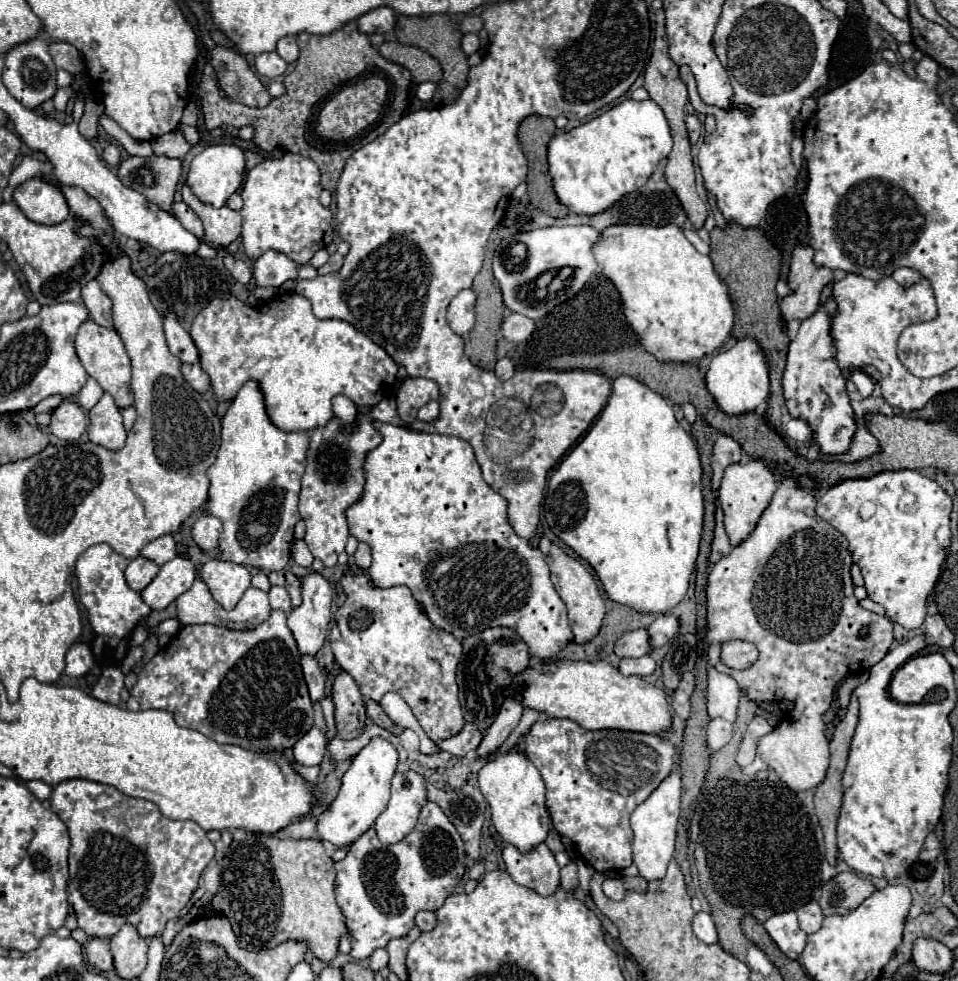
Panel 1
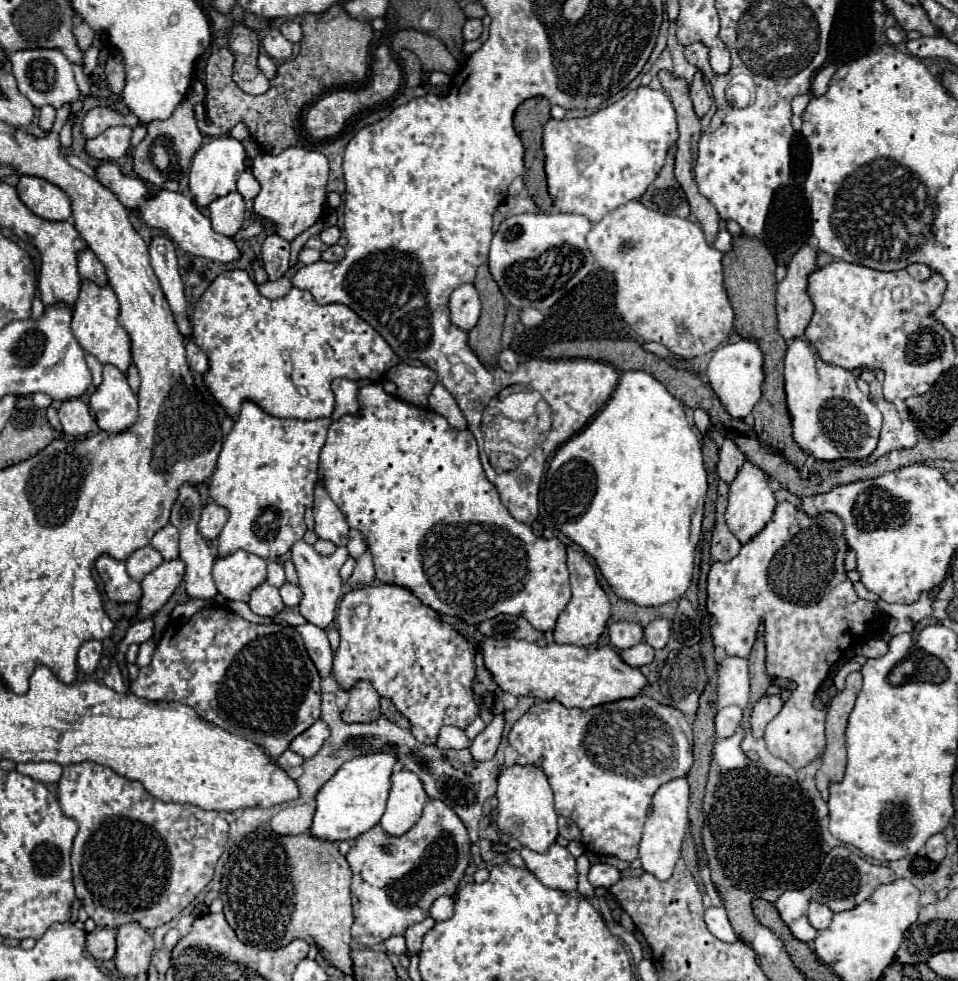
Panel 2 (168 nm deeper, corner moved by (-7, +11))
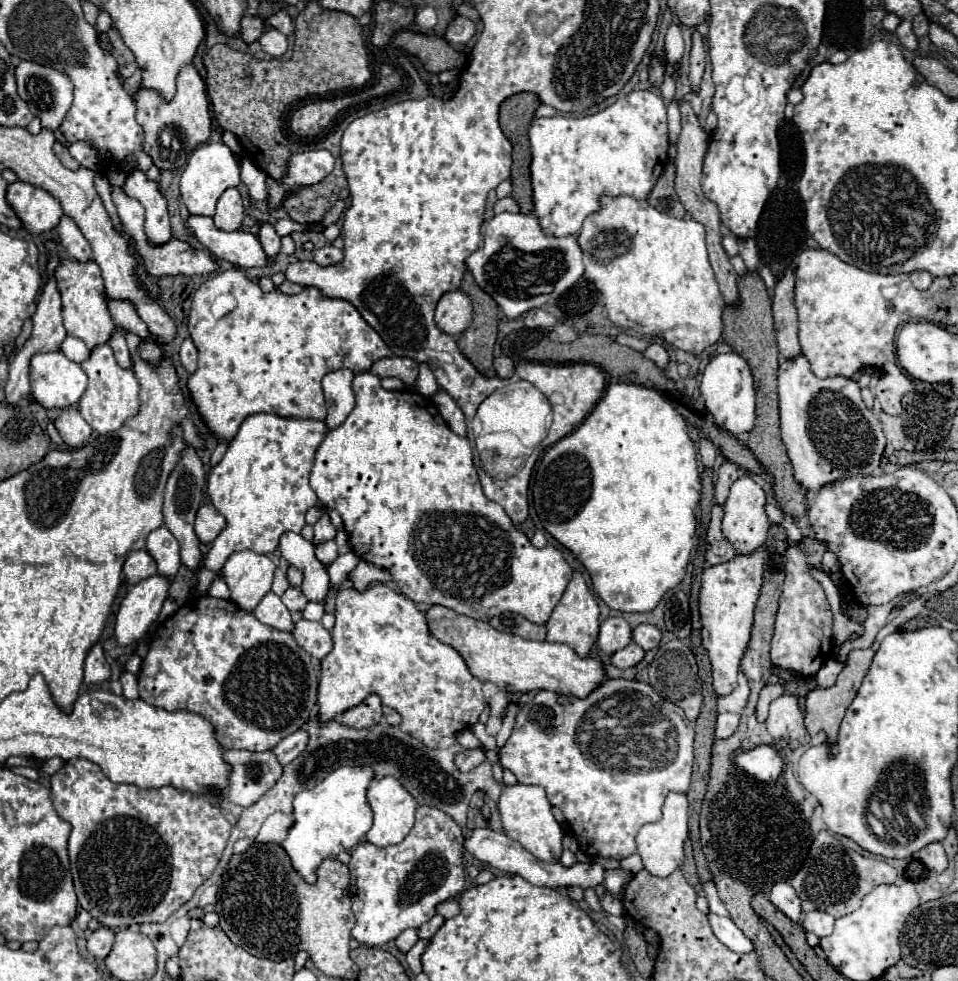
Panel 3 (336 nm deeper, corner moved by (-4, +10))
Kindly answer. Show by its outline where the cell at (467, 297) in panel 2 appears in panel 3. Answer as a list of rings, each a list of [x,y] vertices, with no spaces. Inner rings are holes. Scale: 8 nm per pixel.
[[[461,290],[445,292],[435,308],[437,328],[451,336],[459,336],[463,330],[467,330],[471,326],[471,316],[473,316],[471,300]]]

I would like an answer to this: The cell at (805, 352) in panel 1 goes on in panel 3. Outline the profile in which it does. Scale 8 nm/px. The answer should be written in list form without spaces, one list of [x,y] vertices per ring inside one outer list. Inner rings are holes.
[[[803,354],[785,360],[779,364],[779,412],[783,444],[795,480],[805,492],[819,492],[825,484],[855,474],[869,476],[879,468],[885,450],[885,434],[877,416],[863,404],[861,388],[855,380],[843,376],[821,380],[811,372]]]

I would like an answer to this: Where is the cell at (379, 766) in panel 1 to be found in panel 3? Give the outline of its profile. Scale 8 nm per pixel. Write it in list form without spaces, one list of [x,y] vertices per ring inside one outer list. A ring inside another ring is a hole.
[[[341,766],[315,788],[303,790],[295,796],[293,800],[295,822],[289,828],[287,838],[281,842],[281,848],[289,854],[293,868],[307,884],[315,884],[317,868],[325,858],[335,858],[341,852],[341,846],[345,850],[351,850],[365,838],[367,830],[373,824],[373,814],[365,798],[371,780],[373,780],[371,768]]]

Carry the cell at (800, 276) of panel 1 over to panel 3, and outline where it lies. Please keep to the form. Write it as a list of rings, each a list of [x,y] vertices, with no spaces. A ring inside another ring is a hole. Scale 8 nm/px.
[[[787,270],[785,276],[775,286],[773,296],[773,318],[775,318],[775,332],[777,332],[777,344],[779,352],[785,358],[795,358],[801,354],[801,346],[797,340],[797,310],[793,302],[793,286],[795,286],[795,274],[793,270]]]

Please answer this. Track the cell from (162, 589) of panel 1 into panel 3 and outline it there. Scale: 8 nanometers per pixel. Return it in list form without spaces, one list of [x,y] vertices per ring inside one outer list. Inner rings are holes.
[[[151,576],[135,584],[119,606],[115,620],[115,638],[119,646],[139,642],[149,626],[157,620],[161,606],[167,598],[169,582],[163,576]]]

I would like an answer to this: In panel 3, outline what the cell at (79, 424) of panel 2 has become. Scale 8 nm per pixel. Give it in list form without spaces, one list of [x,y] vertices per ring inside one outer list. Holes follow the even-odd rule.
[[[65,408],[53,424],[69,448],[81,448],[91,436],[91,426],[83,420],[77,408]]]

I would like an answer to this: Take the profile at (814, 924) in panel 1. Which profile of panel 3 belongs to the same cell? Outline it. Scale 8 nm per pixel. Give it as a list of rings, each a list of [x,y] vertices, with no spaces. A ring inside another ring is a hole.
[[[809,912],[803,918],[803,928],[807,932],[817,934],[819,938],[829,936],[833,932],[833,924],[835,924],[835,918],[831,914],[825,914],[825,912]]]

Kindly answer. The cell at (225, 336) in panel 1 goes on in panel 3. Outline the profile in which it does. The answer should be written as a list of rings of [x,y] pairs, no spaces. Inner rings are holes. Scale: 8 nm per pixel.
[[[237,268],[213,274],[199,286],[189,314],[189,332],[199,350],[199,368],[189,376],[187,388],[205,426],[219,442],[227,444],[237,434],[241,422],[257,412],[269,412],[283,418],[325,420],[327,408],[321,392],[321,378],[327,372],[349,368],[355,374],[359,374],[367,372],[375,360],[391,356],[387,344],[363,320],[363,316],[351,302],[339,298],[327,298],[315,286],[309,286],[295,296],[287,296],[279,290],[263,292],[259,284],[251,282]],[[221,294],[233,296],[235,308],[225,316],[217,318],[211,312],[211,306]]]

